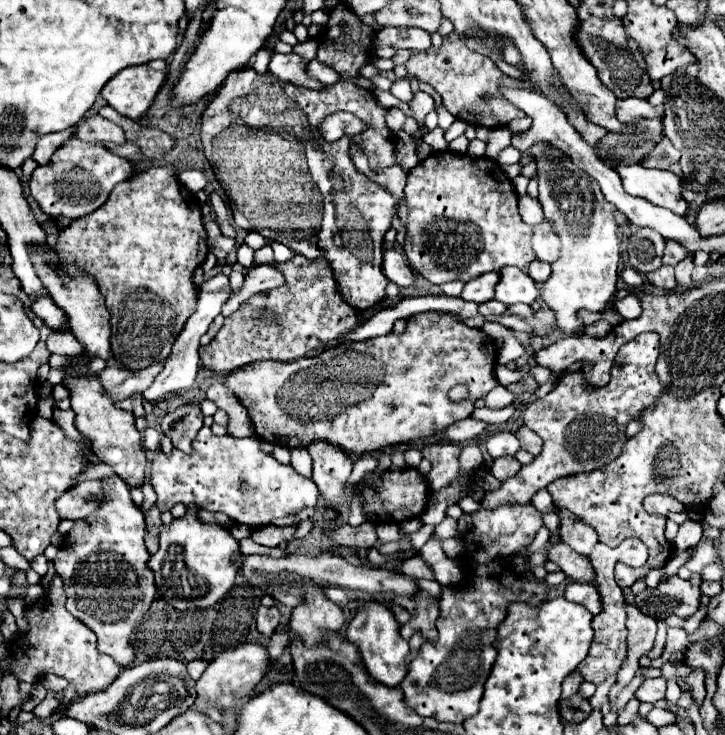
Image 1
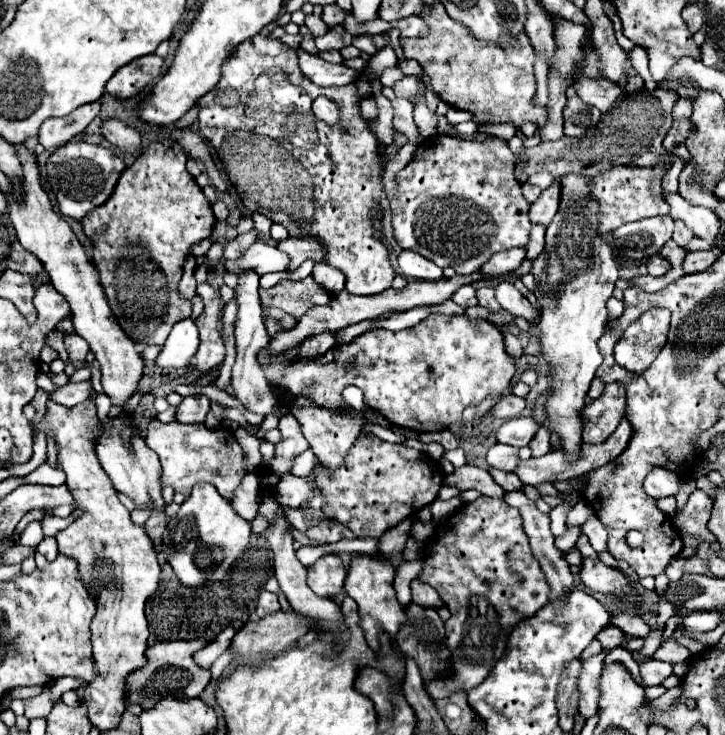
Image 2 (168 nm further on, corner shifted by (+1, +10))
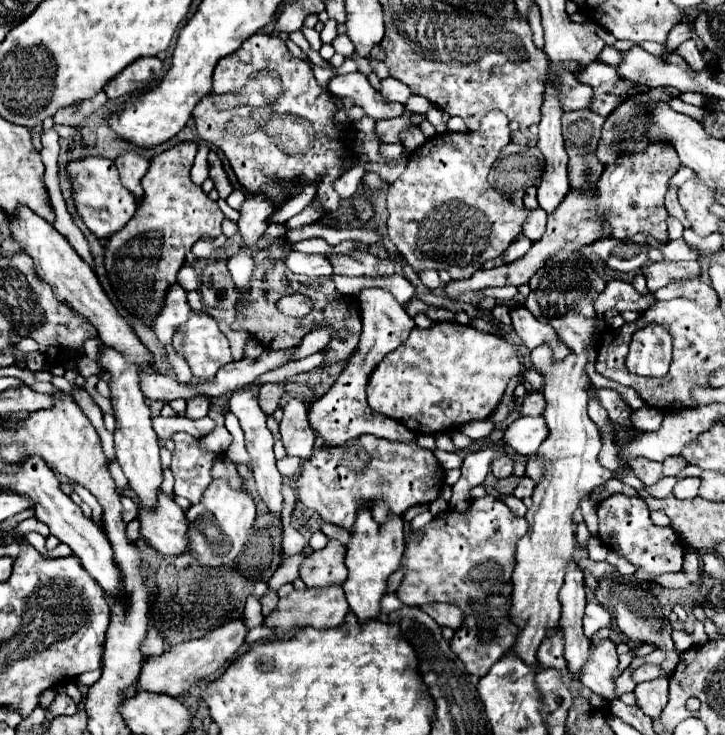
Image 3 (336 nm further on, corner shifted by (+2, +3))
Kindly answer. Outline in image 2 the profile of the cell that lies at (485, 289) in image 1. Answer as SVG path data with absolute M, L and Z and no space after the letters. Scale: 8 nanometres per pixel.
M507 250L507 252L497 252L493 254L483 266L481 266L481 274L487 276L505 276L509 272L513 272L523 260L525 260L527 250Z

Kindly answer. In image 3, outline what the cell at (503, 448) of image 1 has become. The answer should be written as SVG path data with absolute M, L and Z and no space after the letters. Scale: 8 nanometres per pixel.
M520 417L506 431L502 447L514 449L520 457L534 455L546 439L546 423L542 417Z

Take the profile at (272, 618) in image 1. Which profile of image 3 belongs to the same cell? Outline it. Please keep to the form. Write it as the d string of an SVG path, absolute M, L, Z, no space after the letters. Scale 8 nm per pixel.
M266 591L264 597L262 597L262 615L270 615L274 609L276 609L276 603L278 603L278 595L276 591Z

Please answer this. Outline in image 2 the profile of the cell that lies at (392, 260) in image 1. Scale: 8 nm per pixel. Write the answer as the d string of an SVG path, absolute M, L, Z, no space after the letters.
M403 250L399 254L399 268L405 278L417 278L417 280L439 280L443 278L443 270L433 264L431 260L419 256L417 252Z

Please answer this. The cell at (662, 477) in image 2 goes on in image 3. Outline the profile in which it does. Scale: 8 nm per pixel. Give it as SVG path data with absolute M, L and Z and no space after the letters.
M638 457L638 461L630 461L630 467L634 469L634 473L638 475L638 479L646 487L658 483L664 477L662 475L662 463L656 463L656 461L646 461L646 459Z

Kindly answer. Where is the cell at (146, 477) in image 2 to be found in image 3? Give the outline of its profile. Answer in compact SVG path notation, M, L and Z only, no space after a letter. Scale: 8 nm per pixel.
M124 487L122 495L134 499L138 503L138 521L140 521L140 535L162 555L176 557L182 555L186 545L186 517L184 511L164 493L158 491L158 501L154 507L144 505L132 487Z

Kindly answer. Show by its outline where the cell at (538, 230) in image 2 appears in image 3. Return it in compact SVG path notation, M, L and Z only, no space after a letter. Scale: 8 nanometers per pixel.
M534 209L530 215L530 221L526 221L524 235L530 237L532 243L536 243L538 237L542 237L544 229L546 229L546 213L542 213L542 209Z

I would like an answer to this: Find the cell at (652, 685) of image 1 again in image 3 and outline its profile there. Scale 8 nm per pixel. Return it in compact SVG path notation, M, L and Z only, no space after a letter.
M642 665L632 673L634 683L644 683L644 681L652 681L652 679L660 679L660 677L670 677L670 673L664 673L658 665Z

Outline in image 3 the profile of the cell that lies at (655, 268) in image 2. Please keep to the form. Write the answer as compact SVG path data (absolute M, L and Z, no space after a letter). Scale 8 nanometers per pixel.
M660 261L660 263L648 263L642 269L642 275L646 277L648 291L654 293L656 289L668 285L670 281L688 279L700 275L700 261Z

